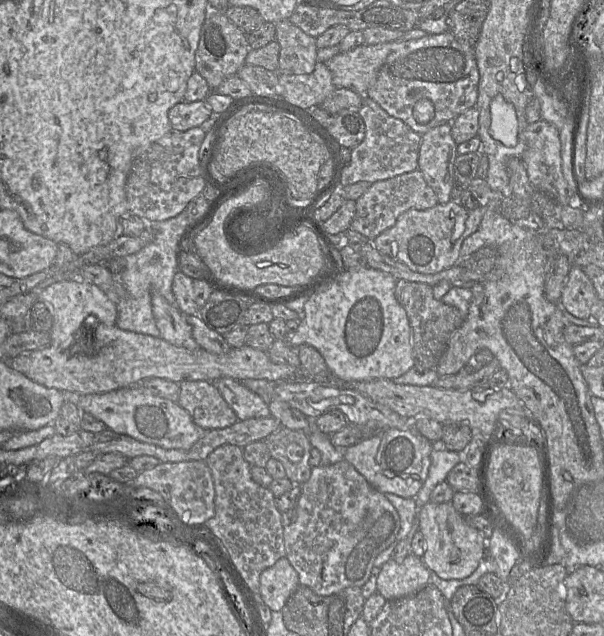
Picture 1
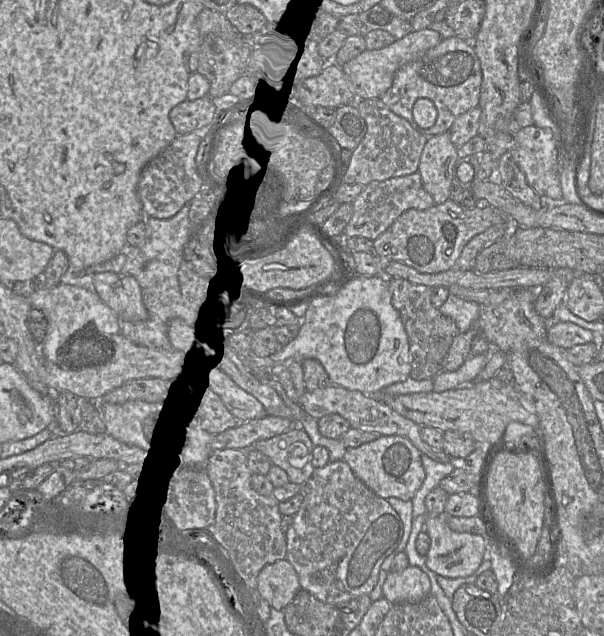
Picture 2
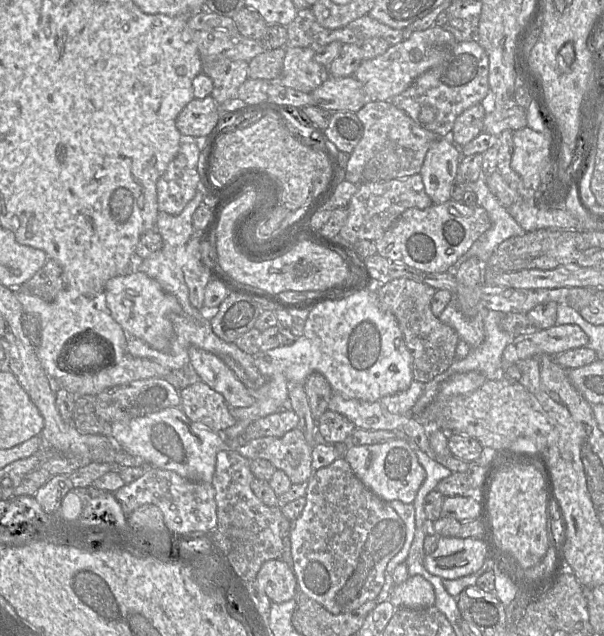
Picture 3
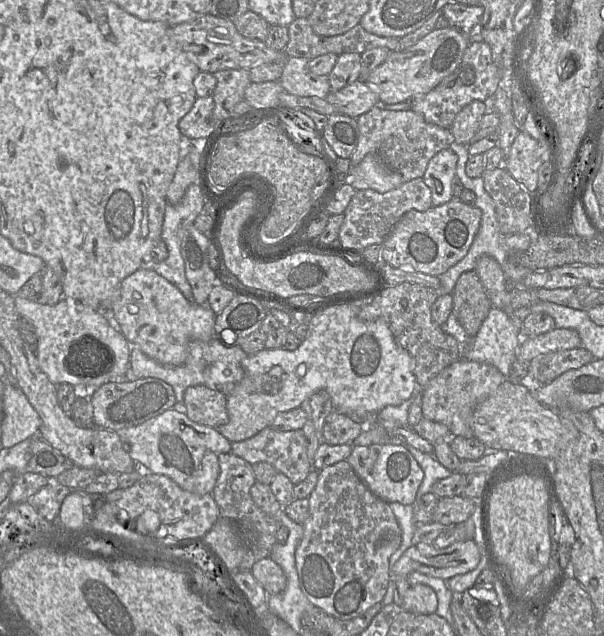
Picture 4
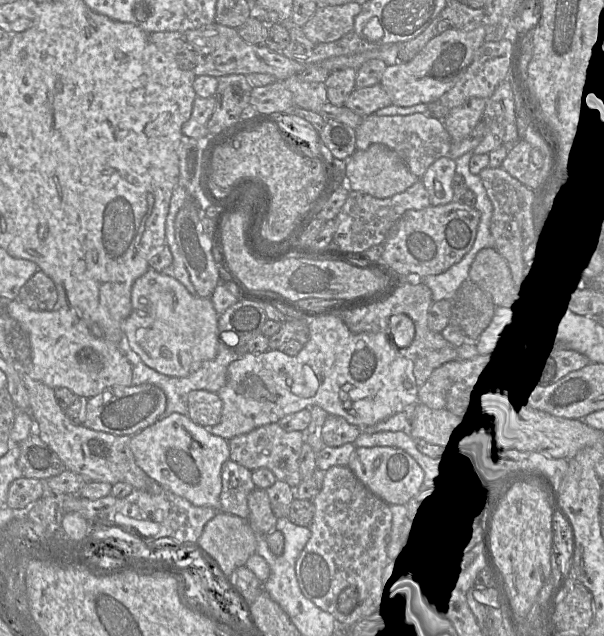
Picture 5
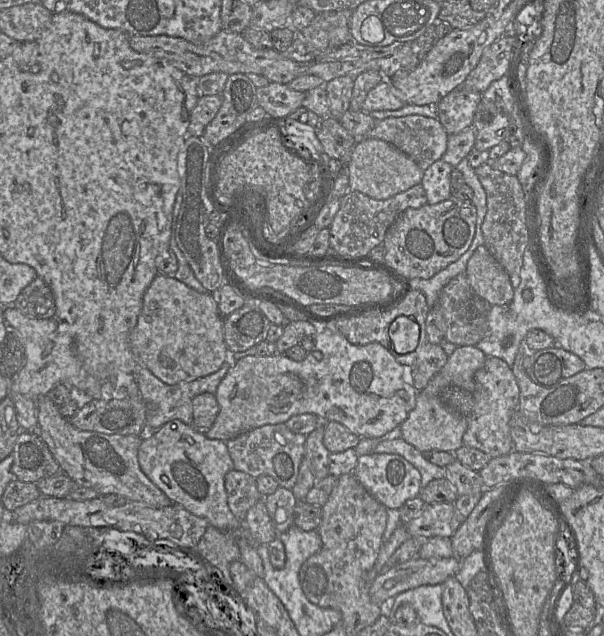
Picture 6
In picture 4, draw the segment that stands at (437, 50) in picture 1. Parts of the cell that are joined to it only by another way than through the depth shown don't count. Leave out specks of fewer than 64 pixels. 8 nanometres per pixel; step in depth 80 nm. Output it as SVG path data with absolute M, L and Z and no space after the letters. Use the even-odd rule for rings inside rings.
M485 41L471 42L458 68L427 94L411 99L411 110L422 115L426 122L450 129L456 115L465 106L474 100L484 102L490 98L501 79L502 70L493 61L490 46Z

